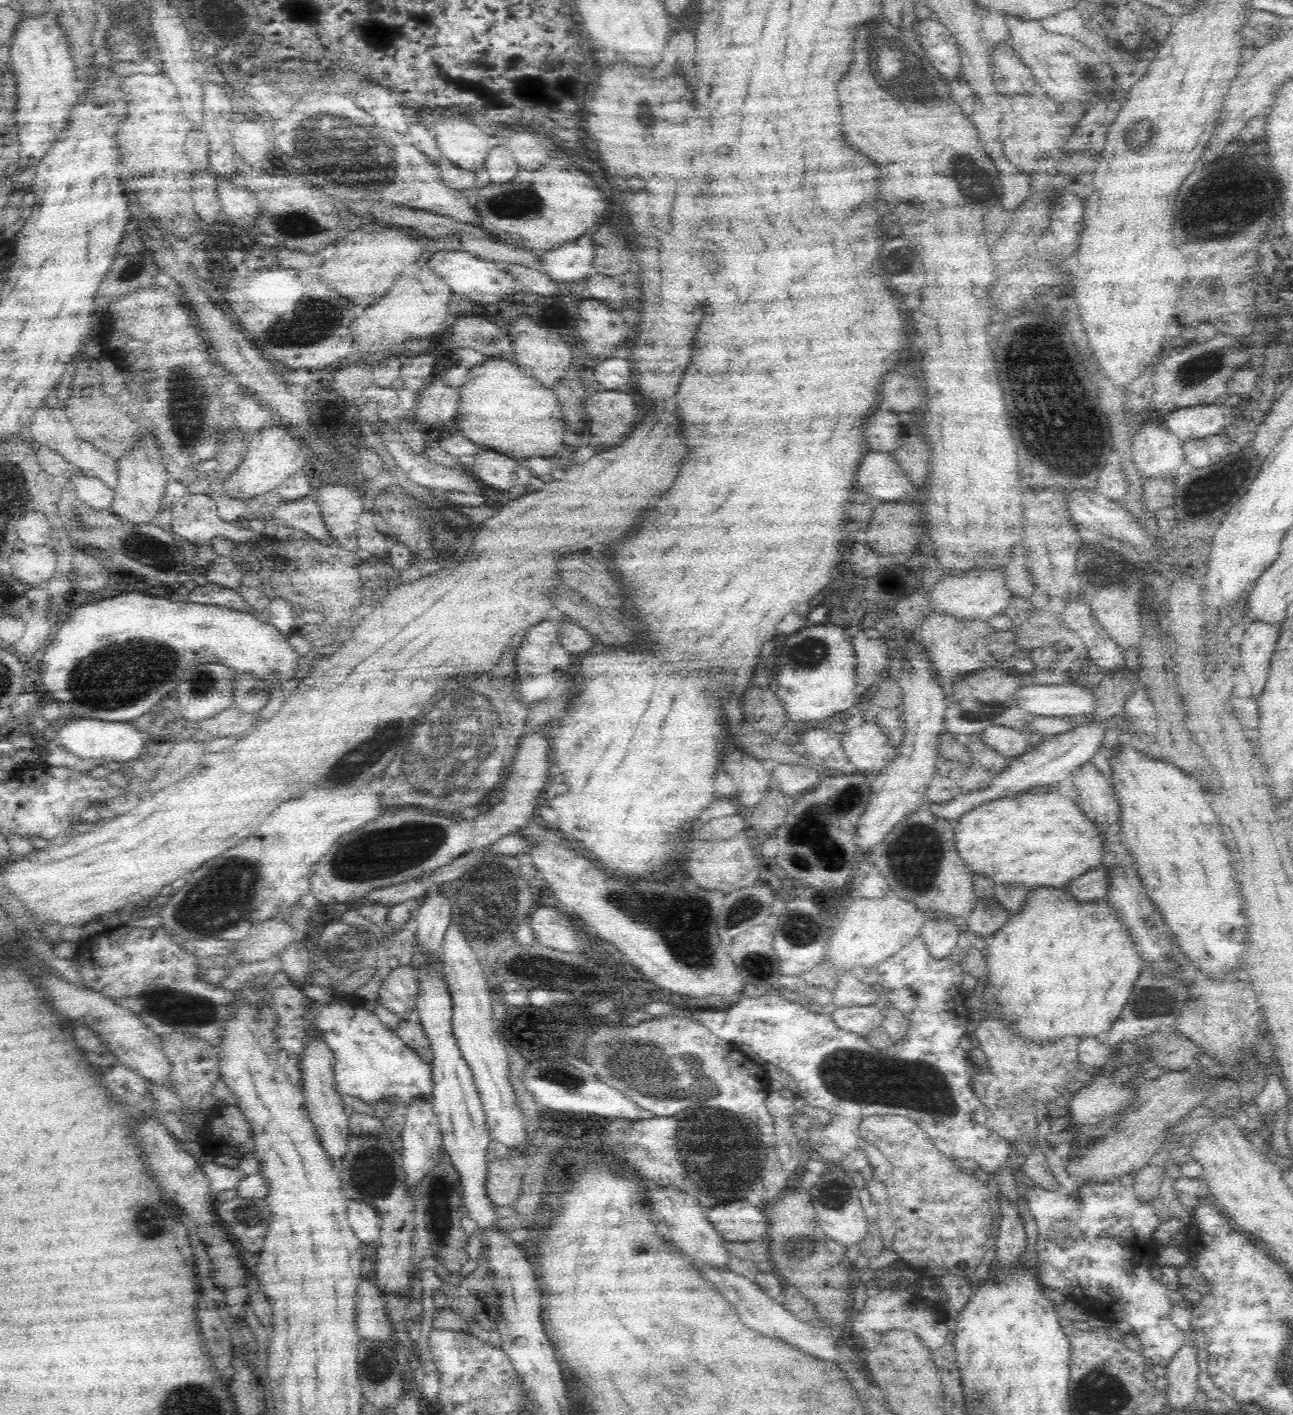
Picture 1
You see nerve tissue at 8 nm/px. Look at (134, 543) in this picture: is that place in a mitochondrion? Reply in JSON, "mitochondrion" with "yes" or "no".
{"mitochondrion":"yes"}

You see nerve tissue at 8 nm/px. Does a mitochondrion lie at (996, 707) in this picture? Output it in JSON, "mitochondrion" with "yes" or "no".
{"mitochondrion":"yes"}

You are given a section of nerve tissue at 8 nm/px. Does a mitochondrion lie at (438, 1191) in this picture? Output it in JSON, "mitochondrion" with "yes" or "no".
{"mitochondrion":"yes"}

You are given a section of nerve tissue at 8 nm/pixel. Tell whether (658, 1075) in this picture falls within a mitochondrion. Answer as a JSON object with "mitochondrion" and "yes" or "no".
{"mitochondrion":"yes"}

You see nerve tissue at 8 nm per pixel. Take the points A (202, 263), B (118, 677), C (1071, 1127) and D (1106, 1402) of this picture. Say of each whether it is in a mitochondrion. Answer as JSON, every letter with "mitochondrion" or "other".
{"A":"other","B":"mitochondrion","C":"other","D":"mitochondrion"}

